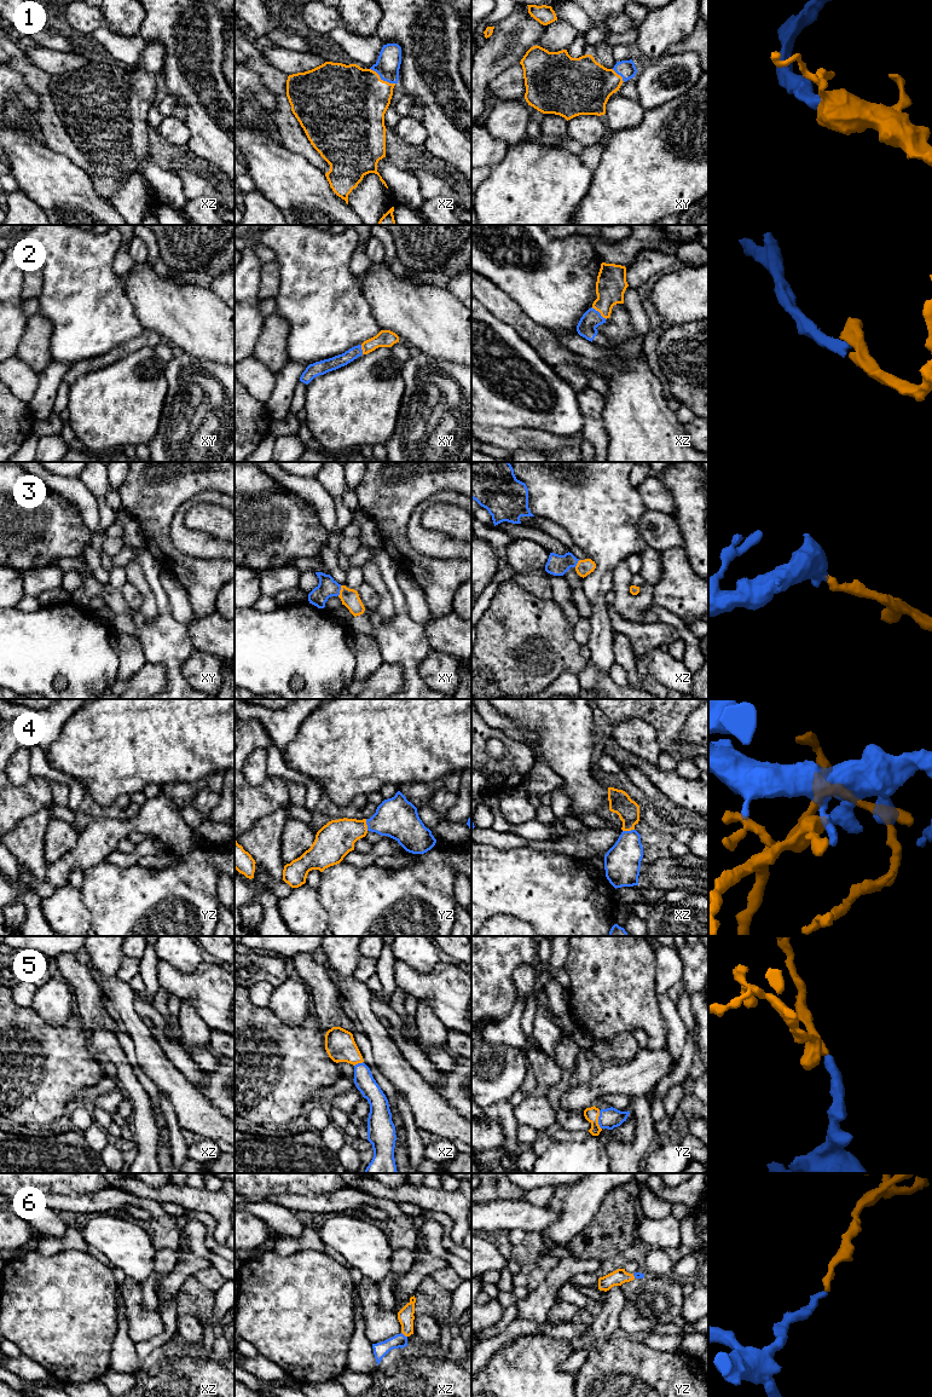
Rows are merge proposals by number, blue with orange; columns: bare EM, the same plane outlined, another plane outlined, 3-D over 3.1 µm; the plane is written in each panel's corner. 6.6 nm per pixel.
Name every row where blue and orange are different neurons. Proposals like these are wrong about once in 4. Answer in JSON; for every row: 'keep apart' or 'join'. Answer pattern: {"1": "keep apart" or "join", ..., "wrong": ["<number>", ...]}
{"1": "join", "2": "join", "3": "join", "4": "join", "5": "join", "6": "join", "wrong": []}

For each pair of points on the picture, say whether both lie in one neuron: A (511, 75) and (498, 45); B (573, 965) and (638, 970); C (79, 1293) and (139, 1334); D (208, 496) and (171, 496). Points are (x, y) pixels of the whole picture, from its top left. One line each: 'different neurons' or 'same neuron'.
A: different neurons
B: same neuron
C: different neurons
D: different neurons

